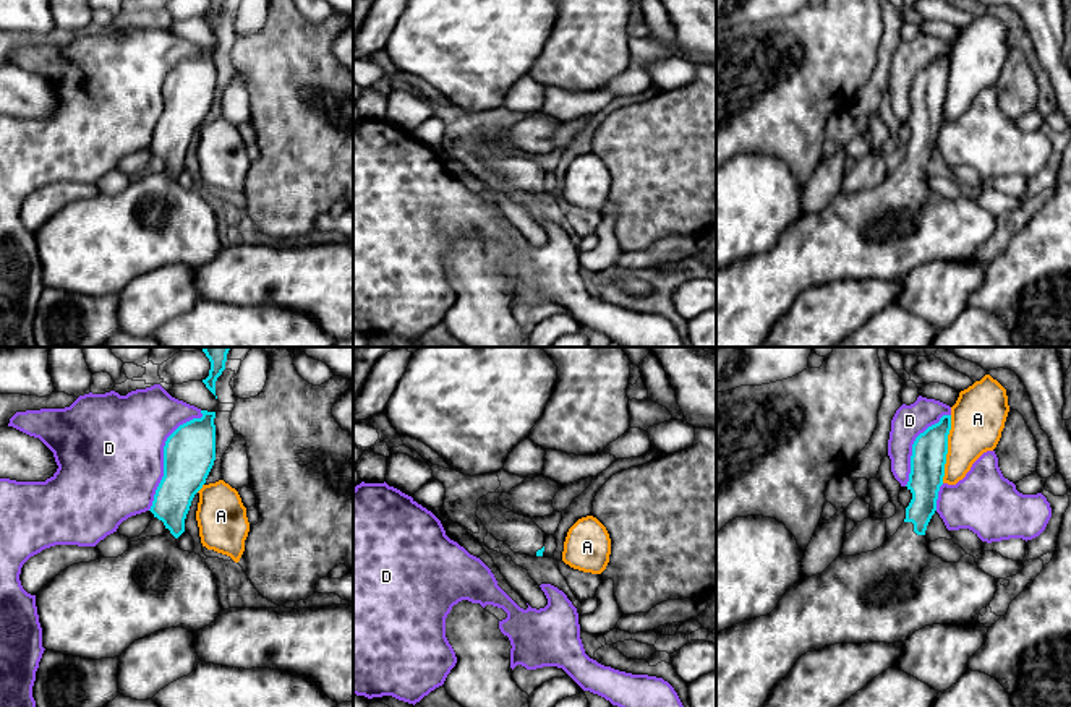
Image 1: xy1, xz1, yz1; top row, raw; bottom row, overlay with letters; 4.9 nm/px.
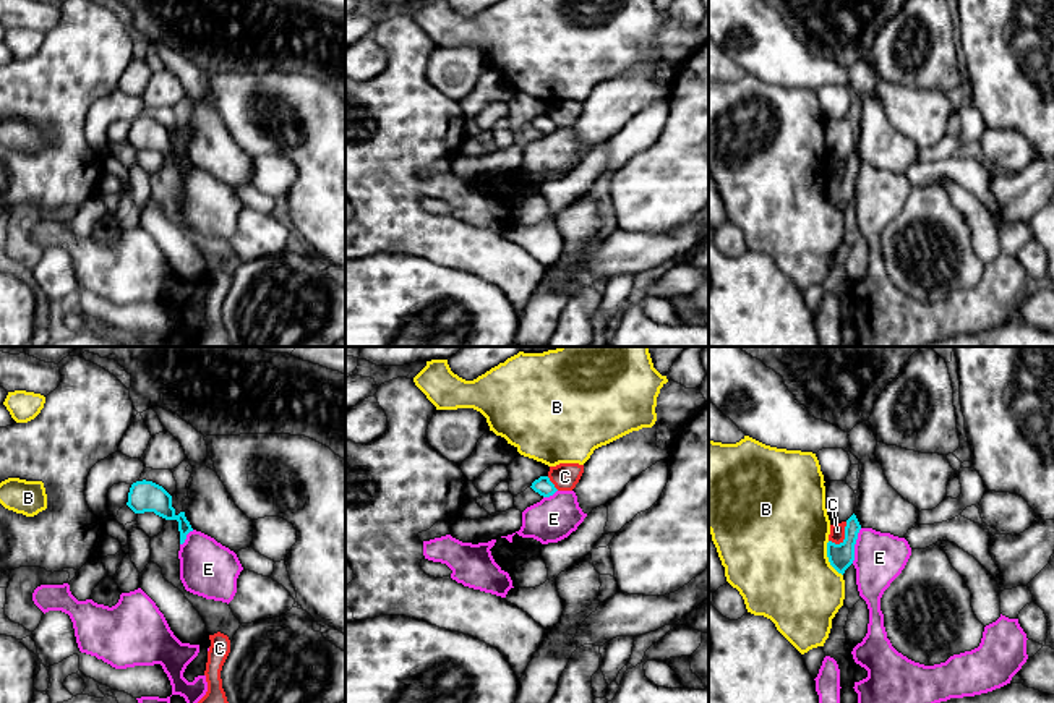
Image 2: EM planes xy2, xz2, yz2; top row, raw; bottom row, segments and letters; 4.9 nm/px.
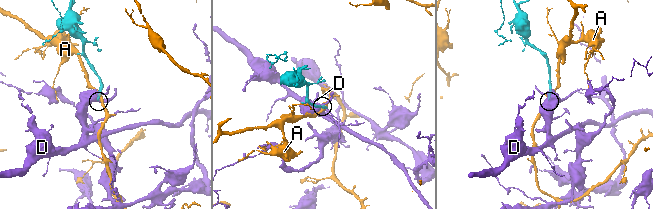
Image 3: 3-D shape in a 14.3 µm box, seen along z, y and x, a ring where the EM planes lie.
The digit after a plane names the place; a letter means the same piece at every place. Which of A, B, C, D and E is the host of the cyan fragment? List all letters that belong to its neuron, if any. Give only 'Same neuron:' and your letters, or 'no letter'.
Same neuron: no letter

